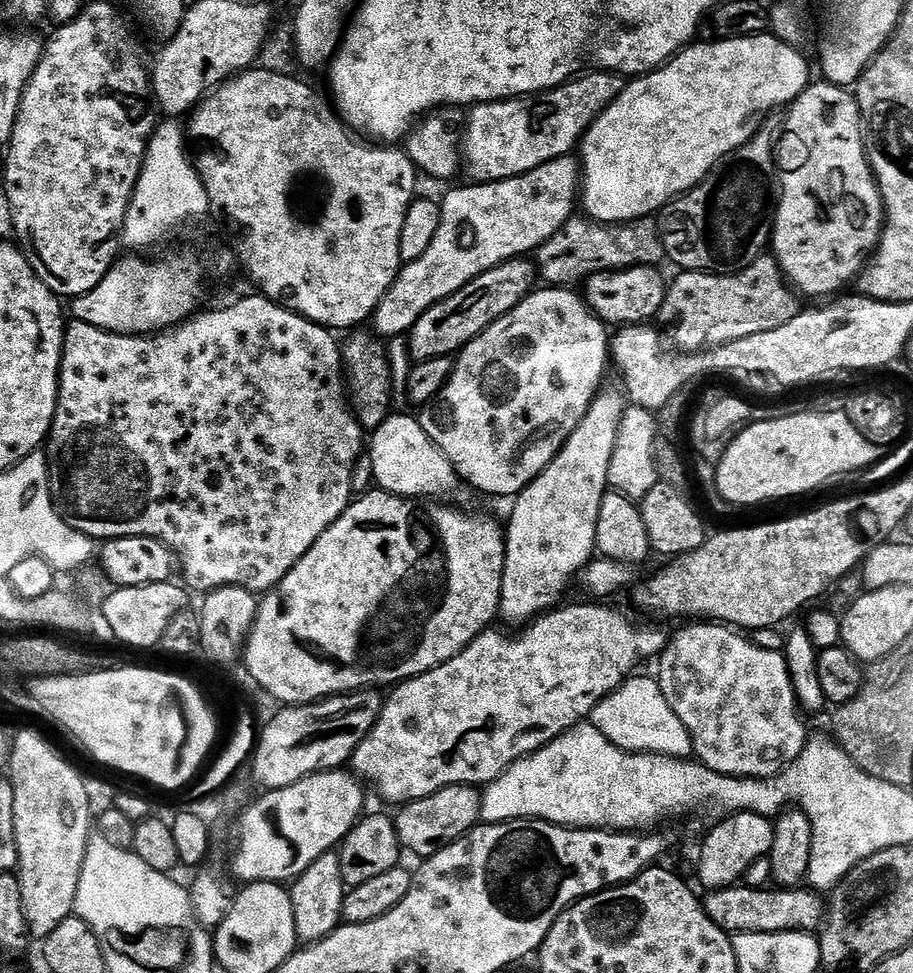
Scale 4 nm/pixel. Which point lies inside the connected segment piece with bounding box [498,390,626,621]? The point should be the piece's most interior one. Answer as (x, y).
(550, 538)

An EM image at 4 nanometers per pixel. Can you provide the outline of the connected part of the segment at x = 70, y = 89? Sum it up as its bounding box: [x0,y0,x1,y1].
[4,3,158,298]

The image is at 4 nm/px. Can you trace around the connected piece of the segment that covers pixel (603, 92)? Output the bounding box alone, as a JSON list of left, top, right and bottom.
[462,70,626,182]

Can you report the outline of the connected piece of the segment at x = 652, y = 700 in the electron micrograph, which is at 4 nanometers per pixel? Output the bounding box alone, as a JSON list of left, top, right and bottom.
[590,677,687,755]

